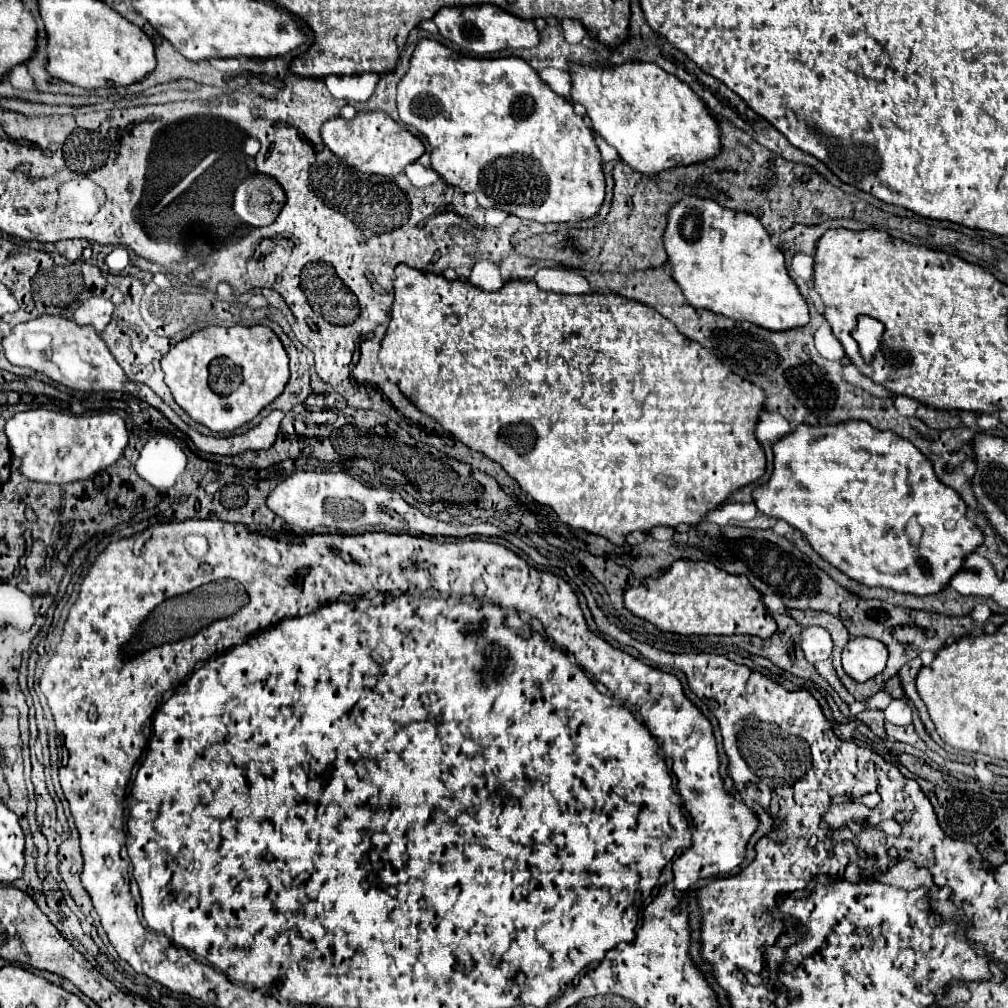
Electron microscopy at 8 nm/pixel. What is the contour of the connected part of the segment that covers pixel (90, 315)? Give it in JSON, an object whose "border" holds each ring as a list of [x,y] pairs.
{"border":[[[94,296],[90,300],[86,300],[76,312],[74,312],[74,320],[76,324],[90,324],[94,326],[96,332],[102,332],[106,328],[106,324],[110,322],[114,304],[102,296]]]}

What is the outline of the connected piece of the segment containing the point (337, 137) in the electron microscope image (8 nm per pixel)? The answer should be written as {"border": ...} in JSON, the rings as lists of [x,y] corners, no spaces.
{"border":[[[360,112],[352,120],[344,120],[340,116],[330,118],[322,126],[322,140],[334,156],[348,162],[352,168],[390,178],[404,172],[408,164],[416,162],[424,154],[424,144],[420,142],[420,138],[406,130],[402,124],[394,122],[384,112]]]}

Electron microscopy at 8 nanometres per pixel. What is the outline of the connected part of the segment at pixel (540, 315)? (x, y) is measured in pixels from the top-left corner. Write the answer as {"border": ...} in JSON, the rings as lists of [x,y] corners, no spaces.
{"border":[[[400,264],[394,278],[394,306],[388,332],[382,340],[380,358],[386,372],[398,380],[402,394],[424,414],[432,416],[446,428],[456,440],[468,448],[482,452],[490,460],[498,462],[538,504],[550,506],[558,518],[574,530],[604,536],[606,540],[624,546],[626,536],[632,532],[648,534],[656,526],[680,526],[698,524],[710,510],[722,506],[730,494],[742,486],[758,480],[766,468],[766,456],[756,440],[756,424],[764,408],[766,394],[736,376],[728,366],[718,362],[698,342],[684,334],[654,308],[624,298],[620,294],[584,294],[584,296],[562,296],[540,290],[532,280],[512,280],[498,292],[484,292],[470,282],[454,280],[448,282],[444,276],[422,272]]]}

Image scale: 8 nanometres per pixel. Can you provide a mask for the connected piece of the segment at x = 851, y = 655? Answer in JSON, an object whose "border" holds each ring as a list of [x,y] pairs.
{"border":[[[852,638],[842,650],[844,672],[856,682],[866,682],[882,674],[882,670],[886,668],[886,660],[886,646],[874,638]]]}

